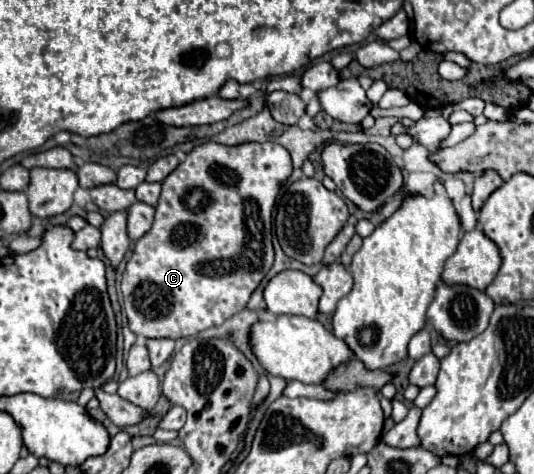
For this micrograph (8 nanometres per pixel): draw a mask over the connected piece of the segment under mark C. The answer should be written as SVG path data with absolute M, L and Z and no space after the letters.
M206 142L200 146L194 146L186 160L178 164L178 168L174 172L170 172L170 176L162 182L162 194L156 206L156 216L154 216L154 224L150 228L150 232L146 232L134 246L134 254L126 264L124 270L124 310L128 316L128 326L134 334L144 336L144 338L184 338L184 336L194 336L202 330L208 330L212 326L220 326L224 324L230 316L234 316L236 312L240 312L250 296L254 294L254 290L258 288L258 284L262 282L262 278L270 272L272 264L274 264L274 246L272 246L272 208L276 202L276 196L280 192L280 188L284 186L284 182L288 180L288 176L292 174L292 162L288 156L288 150L282 148L276 142L244 142L238 146L224 146L224 144L216 144L216 142Z

